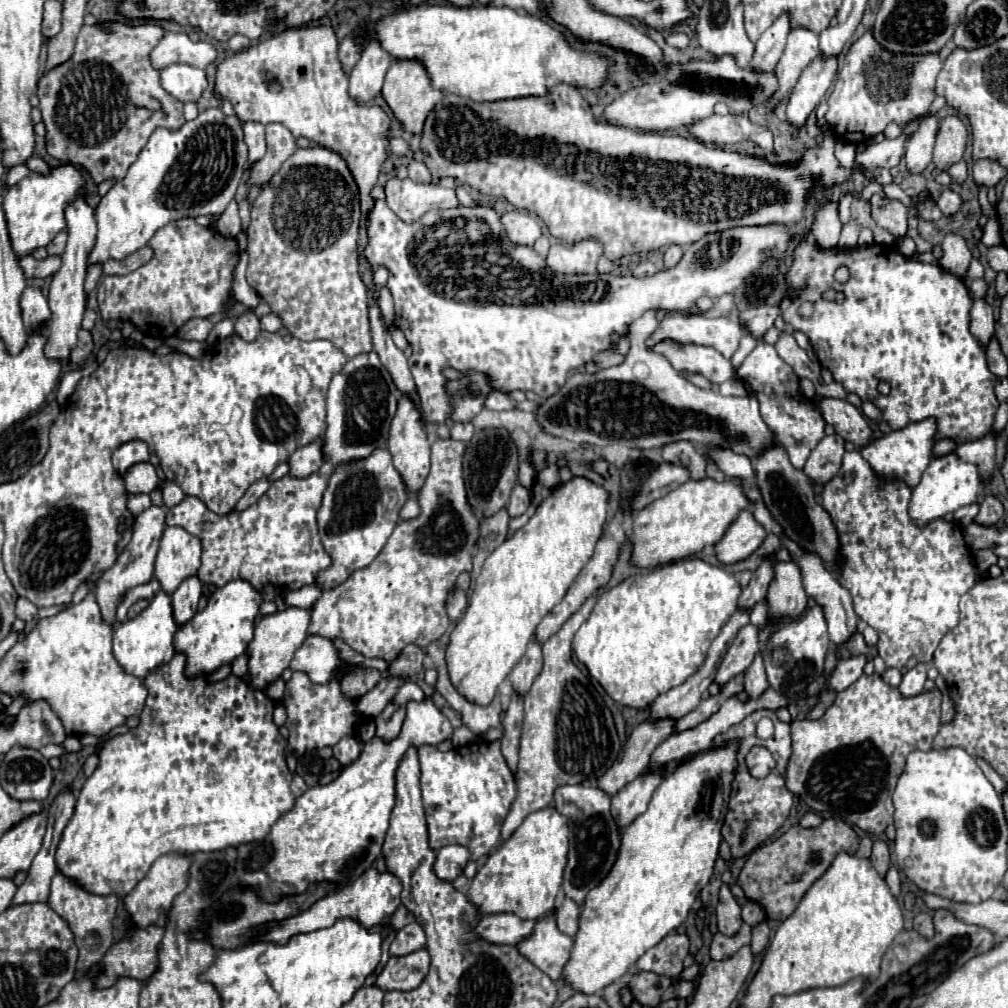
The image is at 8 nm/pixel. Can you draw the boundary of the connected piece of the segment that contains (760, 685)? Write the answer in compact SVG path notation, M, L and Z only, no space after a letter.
M758 652L756 658L754 658L754 662L744 672L744 692L752 700L756 700L756 698L760 698L764 694L766 688L768 688L768 680L764 676L764 664L762 664L762 656Z

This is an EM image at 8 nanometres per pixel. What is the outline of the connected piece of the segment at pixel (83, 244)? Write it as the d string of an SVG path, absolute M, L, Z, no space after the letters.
M76 198L66 206L66 230L68 230L68 244L66 252L62 254L62 266L52 278L50 294L48 294L48 304L52 310L52 318L48 322L48 342L44 348L46 358L58 360L66 364L70 360L70 352L74 350L78 342L78 330L82 322L82 314L86 310L86 294L84 294L84 278L86 278L86 258L88 252L94 246L96 240L96 220L94 220L94 210L84 198Z

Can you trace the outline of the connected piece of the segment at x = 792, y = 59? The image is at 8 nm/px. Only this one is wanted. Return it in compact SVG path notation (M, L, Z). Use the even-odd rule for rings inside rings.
M796 28L788 34L786 50L774 70L776 78L778 78L778 90L766 100L768 106L776 108L790 96L790 90L798 82L802 70L816 56L818 56L818 34L808 32L804 28Z

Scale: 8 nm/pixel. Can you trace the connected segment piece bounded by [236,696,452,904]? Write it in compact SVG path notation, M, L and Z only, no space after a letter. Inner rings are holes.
M430 696L422 702L412 700L406 708L406 720L396 740L390 744L380 738L366 742L354 764L344 768L334 782L308 788L294 808L276 820L266 838L236 848L240 886L256 888L264 902L274 904L284 896L304 894L308 884L314 882L332 882L340 888L374 866L394 808L394 774L400 758L410 744L436 746L452 736L450 720L434 706Z

